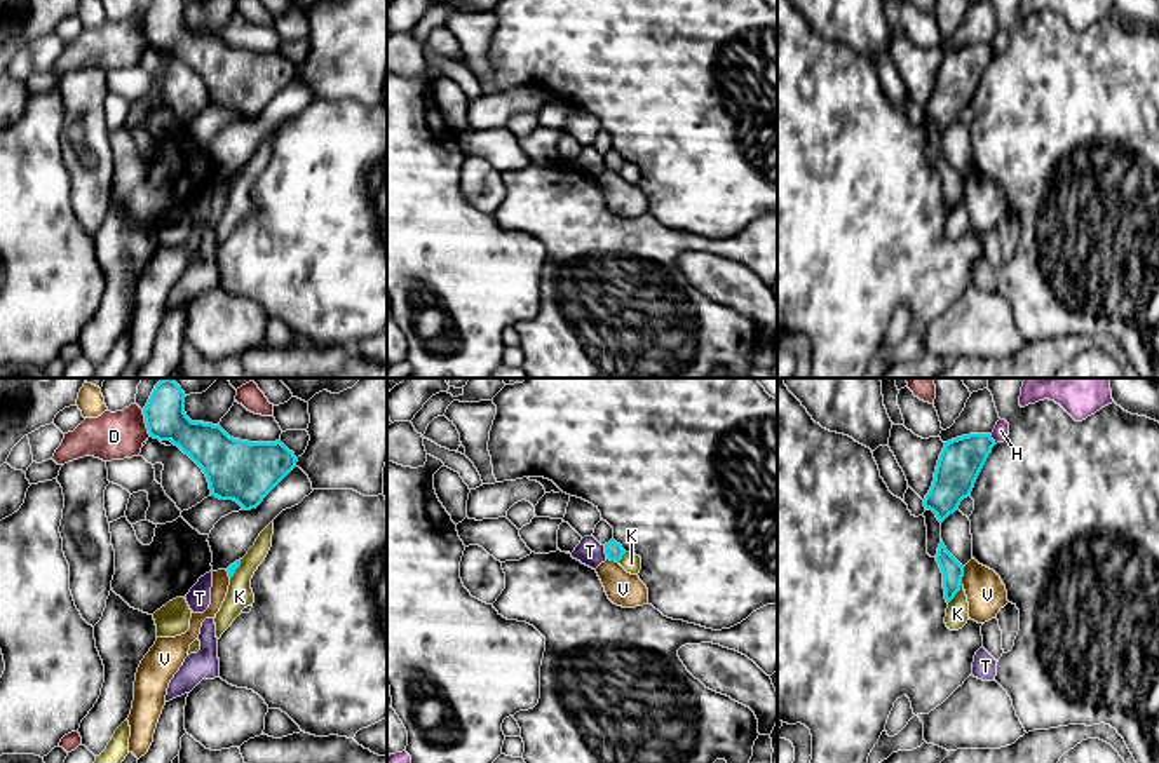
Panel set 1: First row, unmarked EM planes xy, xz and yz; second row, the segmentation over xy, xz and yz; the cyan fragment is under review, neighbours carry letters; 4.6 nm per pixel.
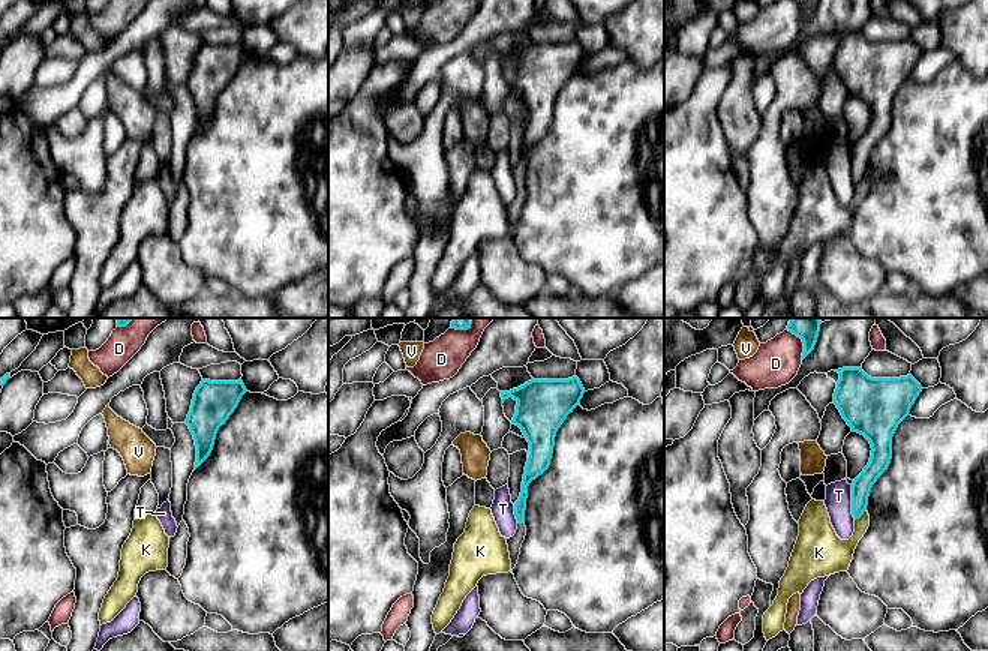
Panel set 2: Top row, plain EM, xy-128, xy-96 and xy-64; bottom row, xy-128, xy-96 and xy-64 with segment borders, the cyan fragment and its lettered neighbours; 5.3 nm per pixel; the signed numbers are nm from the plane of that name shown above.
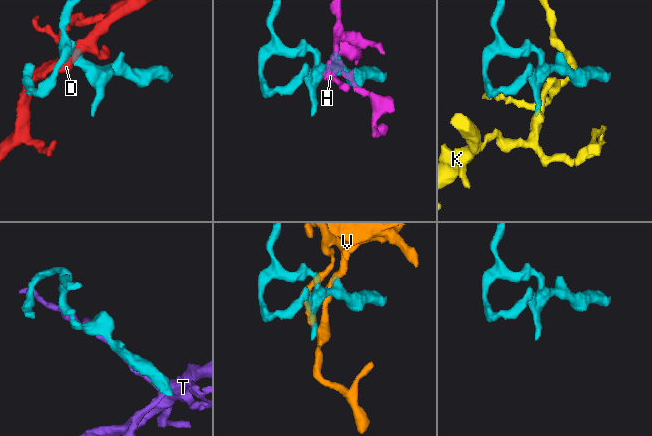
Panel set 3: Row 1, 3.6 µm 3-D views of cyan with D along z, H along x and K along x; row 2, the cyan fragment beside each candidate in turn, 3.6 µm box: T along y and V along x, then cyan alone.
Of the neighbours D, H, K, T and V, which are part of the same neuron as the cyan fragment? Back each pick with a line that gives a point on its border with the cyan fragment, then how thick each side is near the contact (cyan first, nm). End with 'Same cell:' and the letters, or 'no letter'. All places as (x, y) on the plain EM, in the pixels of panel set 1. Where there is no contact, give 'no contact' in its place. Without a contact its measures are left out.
Same cell: no letter

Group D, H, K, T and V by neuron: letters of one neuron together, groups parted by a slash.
D / H / K / T / V

